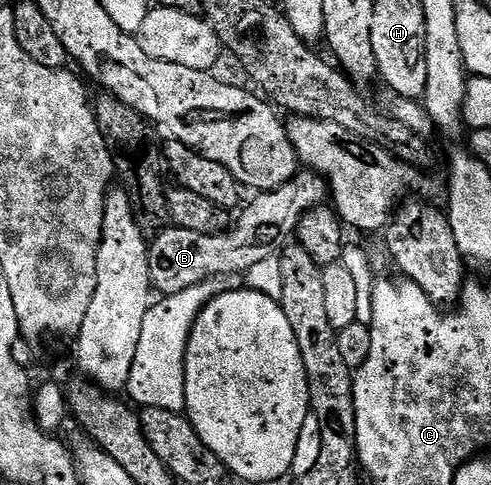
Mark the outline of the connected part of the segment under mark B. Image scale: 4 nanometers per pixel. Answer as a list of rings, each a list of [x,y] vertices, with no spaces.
[[[300,171],[288,183],[269,191],[259,192],[250,201],[235,229],[227,233],[201,233],[177,227],[166,227],[149,242],[150,283],[155,294],[176,295],[188,287],[196,287],[209,277],[229,278],[230,273],[244,275],[260,259],[275,256],[297,234],[298,225],[310,210],[315,210],[328,197],[326,178],[313,171]]]

